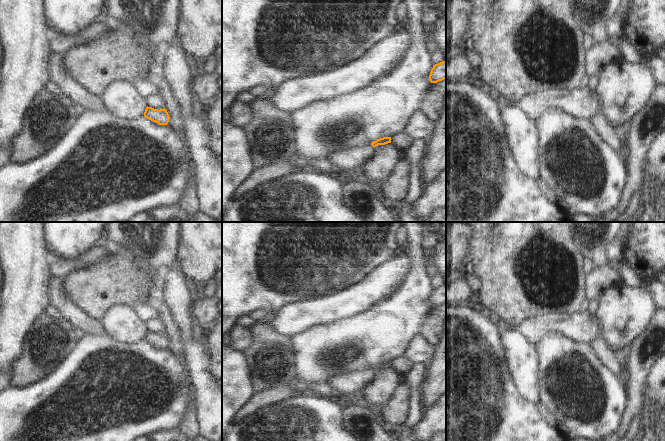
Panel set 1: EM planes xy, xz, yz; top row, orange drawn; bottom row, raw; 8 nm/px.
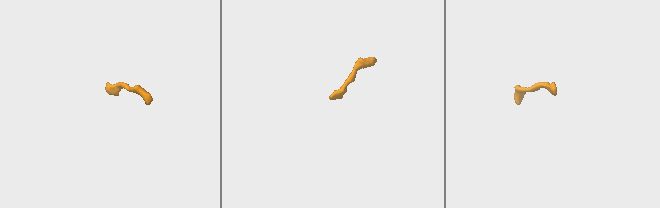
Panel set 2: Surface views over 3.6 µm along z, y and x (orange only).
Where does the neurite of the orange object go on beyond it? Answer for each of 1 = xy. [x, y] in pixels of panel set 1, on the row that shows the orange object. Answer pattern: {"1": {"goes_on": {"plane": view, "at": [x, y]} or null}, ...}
{"1": {"goes_on": null}}

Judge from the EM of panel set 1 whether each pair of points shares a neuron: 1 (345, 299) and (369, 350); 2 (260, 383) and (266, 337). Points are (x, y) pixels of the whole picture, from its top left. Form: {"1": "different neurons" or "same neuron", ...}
{"1": "different neurons", "2": "same neuron"}

